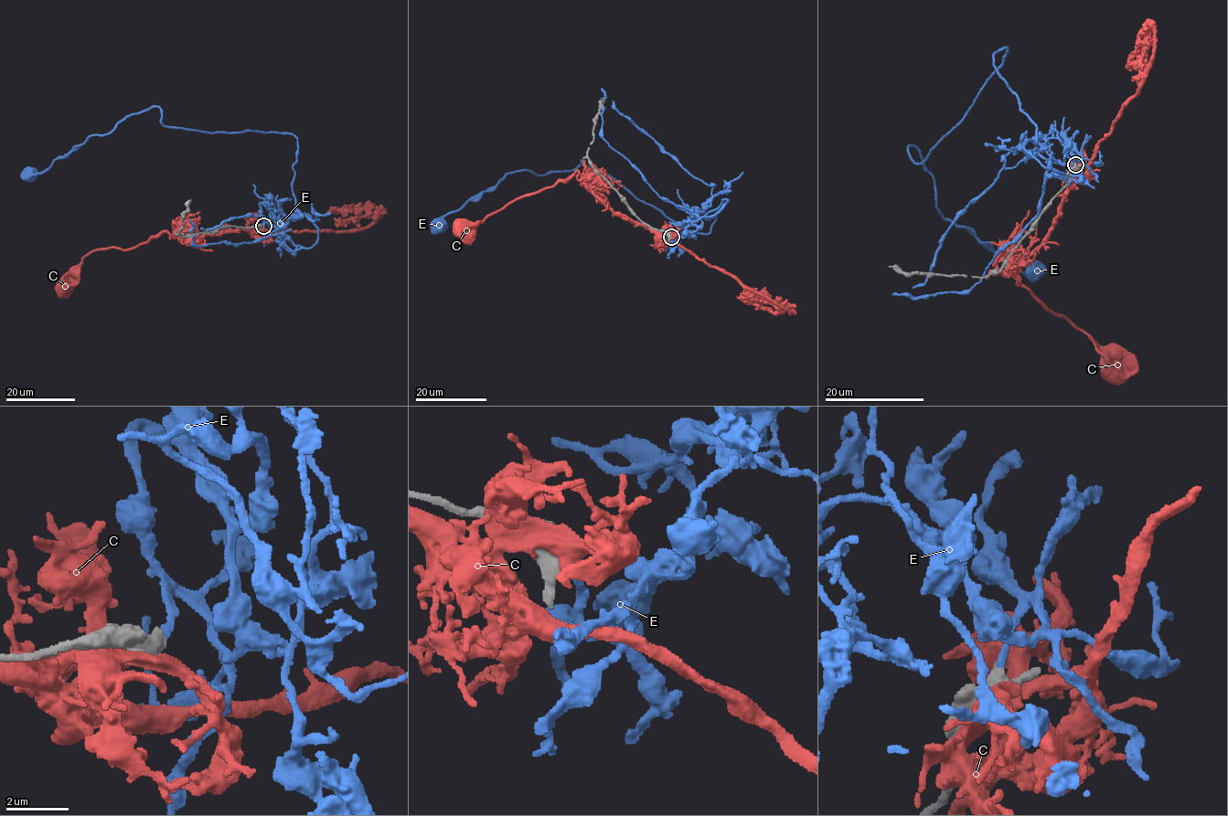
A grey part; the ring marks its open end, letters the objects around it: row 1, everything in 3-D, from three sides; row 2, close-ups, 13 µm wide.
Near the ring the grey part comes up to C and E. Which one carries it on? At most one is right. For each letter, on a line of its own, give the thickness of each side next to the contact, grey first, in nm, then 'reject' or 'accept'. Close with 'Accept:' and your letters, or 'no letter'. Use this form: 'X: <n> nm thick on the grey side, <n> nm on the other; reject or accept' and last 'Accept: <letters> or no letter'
C: 650 nm thick on the grey side, 480 nm on the other; reject
E: 420 nm thick on the grey side, 240 nm on the other; accept
Accept: E

